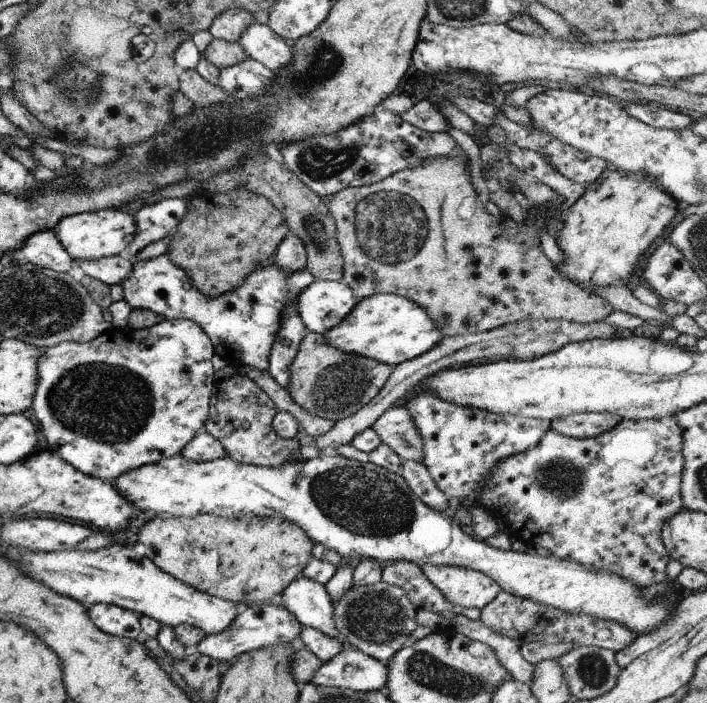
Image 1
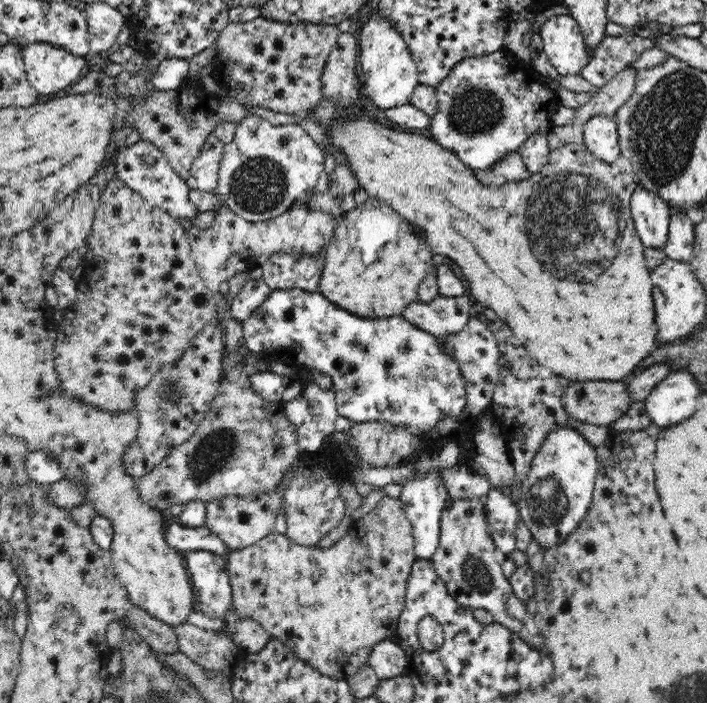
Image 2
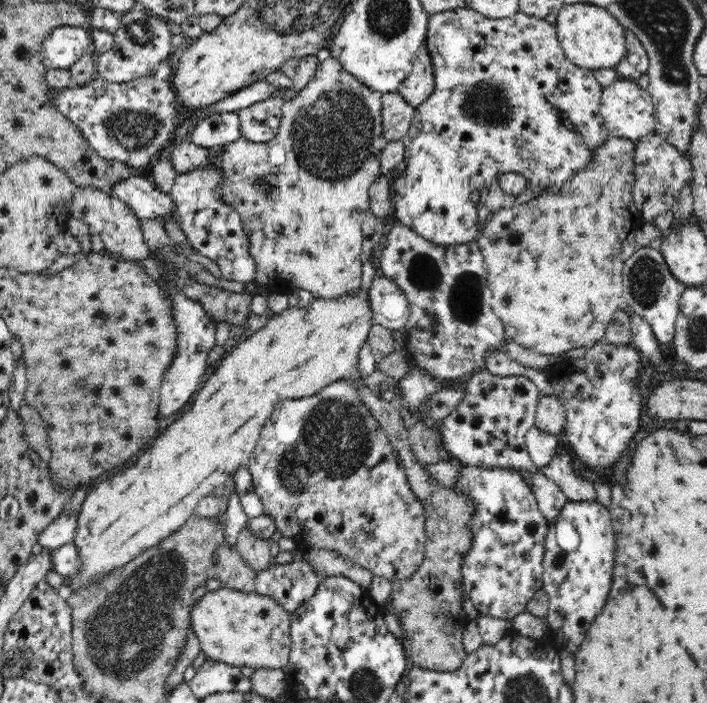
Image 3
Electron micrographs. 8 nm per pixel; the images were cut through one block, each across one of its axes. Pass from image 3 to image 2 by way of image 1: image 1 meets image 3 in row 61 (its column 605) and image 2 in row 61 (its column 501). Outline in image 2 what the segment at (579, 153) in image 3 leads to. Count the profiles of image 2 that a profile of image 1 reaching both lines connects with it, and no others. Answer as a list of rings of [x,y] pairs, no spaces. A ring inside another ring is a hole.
[[[498,51],[494,52],[494,54],[464,58],[460,63],[455,64],[452,70],[435,86],[435,95],[437,98],[437,111],[431,116],[430,124],[427,126],[431,132],[429,139],[437,142],[442,148],[446,148],[448,152],[455,154],[462,161],[462,164],[465,164],[470,170],[476,170],[477,172],[494,168],[506,156],[517,152],[530,136],[536,136],[536,134],[547,135],[551,128],[555,126],[554,116],[556,116],[556,110],[561,105],[560,101],[558,101],[556,89],[549,86],[546,78],[538,72],[538,69],[532,63],[524,63],[512,53],[498,54]]]

